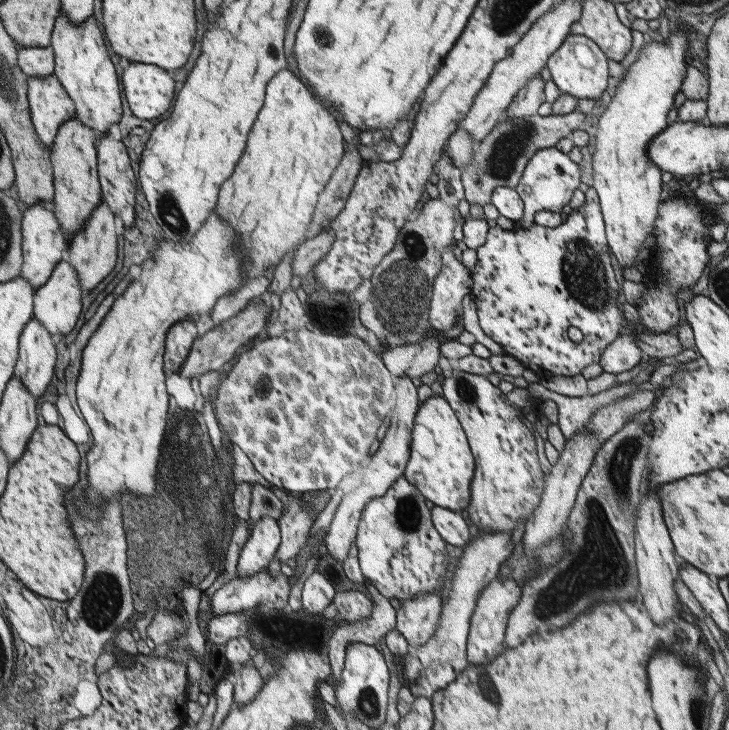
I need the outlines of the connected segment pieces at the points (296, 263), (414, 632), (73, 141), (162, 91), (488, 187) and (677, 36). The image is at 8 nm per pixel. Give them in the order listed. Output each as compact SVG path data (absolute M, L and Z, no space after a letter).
M329 227L326 228L310 242L304 242L295 250L293 256L292 268L293 274L298 275L300 278L306 276L309 271L320 262L320 259L330 249L331 244L335 240L335 232Z
M423 592L415 598L402 600L397 610L395 629L404 636L409 646L418 648L426 644L435 635L441 607L440 592Z
M76 116L61 128L61 133L52 146L53 163L57 174L55 211L62 226L65 227L70 244L82 230L85 230L94 210L104 202L105 190L101 181L99 159L99 143L103 136L102 131L88 126Z
M132 62L124 70L126 98L134 116L152 120L164 116L174 100L174 80L162 67L150 63Z
M578 110L564 115L552 114L550 116L542 116L535 114L534 116L529 116L526 120L524 120L524 118L512 119L502 116L499 123L493 128L493 132L486 136L485 140L478 141L478 147L475 149L474 158L470 166L466 166L461 170L465 199L469 204L480 204L484 206L491 202L492 193L497 186L507 186L515 189L522 178L528 161L536 154L537 150L556 146L559 140L571 136L577 128L580 128L580 126L583 128L587 127L588 124L589 115Z
M676 29L665 40L653 40L641 48L638 60L633 62L626 71L620 85L616 87L614 97L610 99L609 107L598 119L598 131L594 135L596 153L593 154L593 187L601 199L601 210L608 223L610 250L623 268L637 264L638 252L644 248L648 236L657 228L657 217L660 216L660 198L662 198L662 178L660 167L650 159L648 154L652 138L668 126L668 112L674 106L674 94L680 91L680 84L687 73L688 65L684 54L690 50L687 41L687 30Z

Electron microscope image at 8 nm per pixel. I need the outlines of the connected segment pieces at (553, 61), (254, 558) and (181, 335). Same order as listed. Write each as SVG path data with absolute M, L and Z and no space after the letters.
M570 34L560 49L549 58L547 65L558 89L576 99L598 100L608 87L608 58L593 39Z
M263 516L258 522L254 522L251 532L238 559L238 577L252 577L266 569L270 560L275 558L281 543L279 524L269 516Z
M184 321L170 329L169 337L166 338L166 370L180 372L180 366L185 364L188 352L192 352L194 340L199 338L196 323Z

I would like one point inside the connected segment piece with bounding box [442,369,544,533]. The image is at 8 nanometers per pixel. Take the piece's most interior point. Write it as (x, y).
(507, 487)

